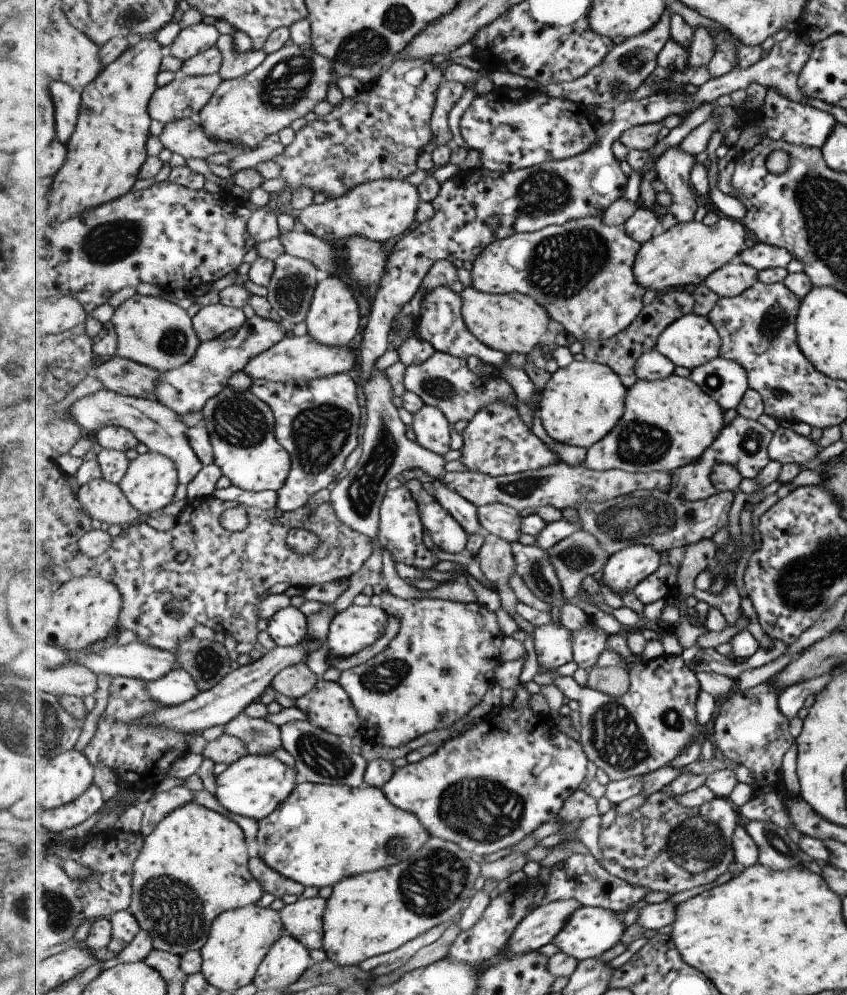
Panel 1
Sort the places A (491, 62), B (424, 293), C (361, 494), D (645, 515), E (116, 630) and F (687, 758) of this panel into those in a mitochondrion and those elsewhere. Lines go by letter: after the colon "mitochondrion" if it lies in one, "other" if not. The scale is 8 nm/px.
A: other
B: other
C: mitochondrion
D: mitochondrion
E: other
F: other

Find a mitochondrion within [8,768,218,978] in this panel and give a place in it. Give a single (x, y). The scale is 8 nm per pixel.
(174, 911)

